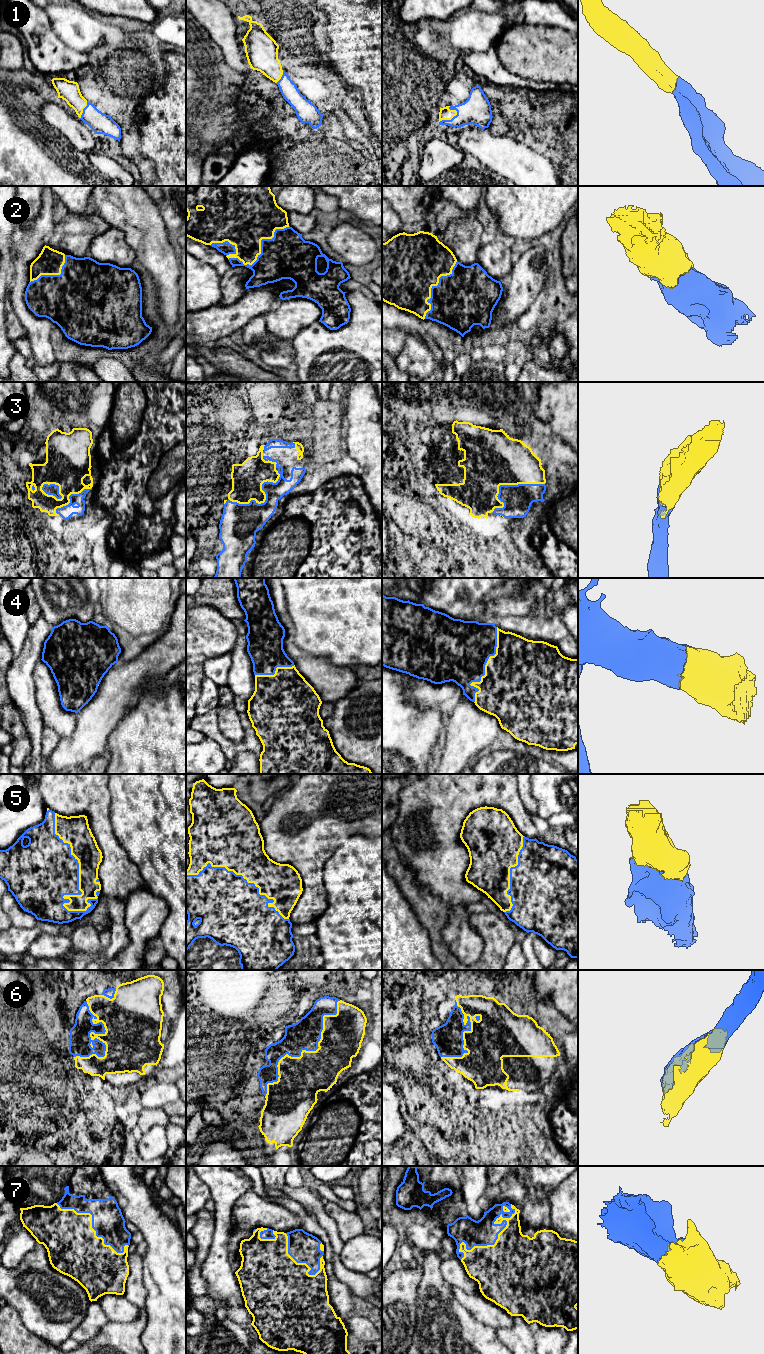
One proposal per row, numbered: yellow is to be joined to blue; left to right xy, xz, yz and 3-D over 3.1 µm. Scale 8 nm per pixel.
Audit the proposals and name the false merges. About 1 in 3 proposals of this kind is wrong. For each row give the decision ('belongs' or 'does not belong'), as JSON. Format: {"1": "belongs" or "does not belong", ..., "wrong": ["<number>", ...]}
{"1": "belongs", "2": "belongs", "3": "belongs", "4": "belongs", "5": "belongs", "6": "belongs", "7": "belongs", "wrong": []}

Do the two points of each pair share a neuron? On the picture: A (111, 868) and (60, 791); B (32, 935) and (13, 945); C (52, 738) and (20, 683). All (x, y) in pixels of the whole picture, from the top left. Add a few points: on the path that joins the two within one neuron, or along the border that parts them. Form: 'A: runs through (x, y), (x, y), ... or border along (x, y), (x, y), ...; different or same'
A: runs through (110, 846), (101, 829), (99, 818), (82, 801); same
B: runs through (27, 936), (18, 940); same
C: border along (45, 727), (42, 732), (41, 750); different

